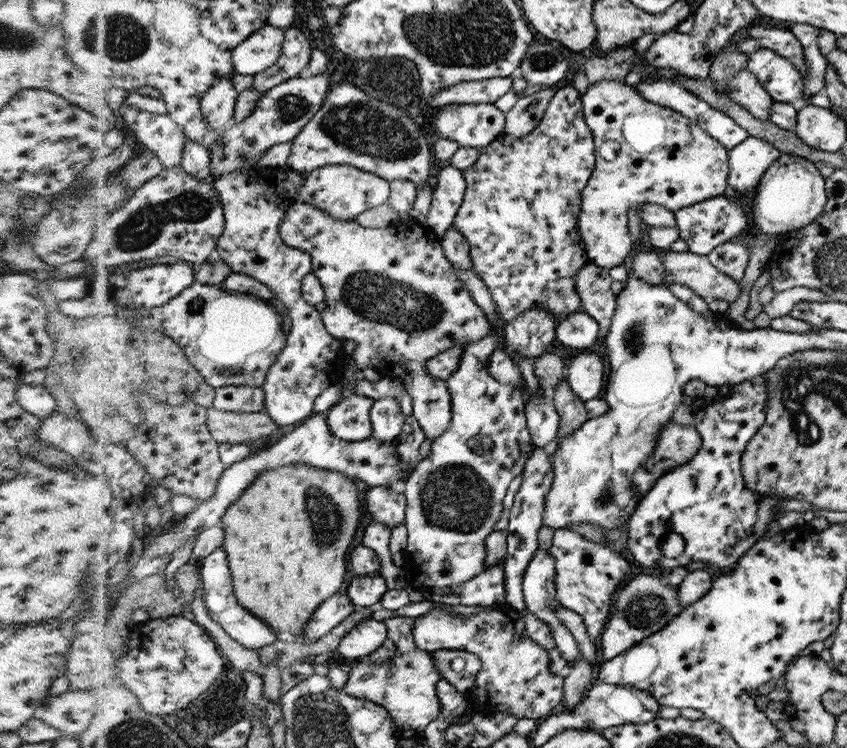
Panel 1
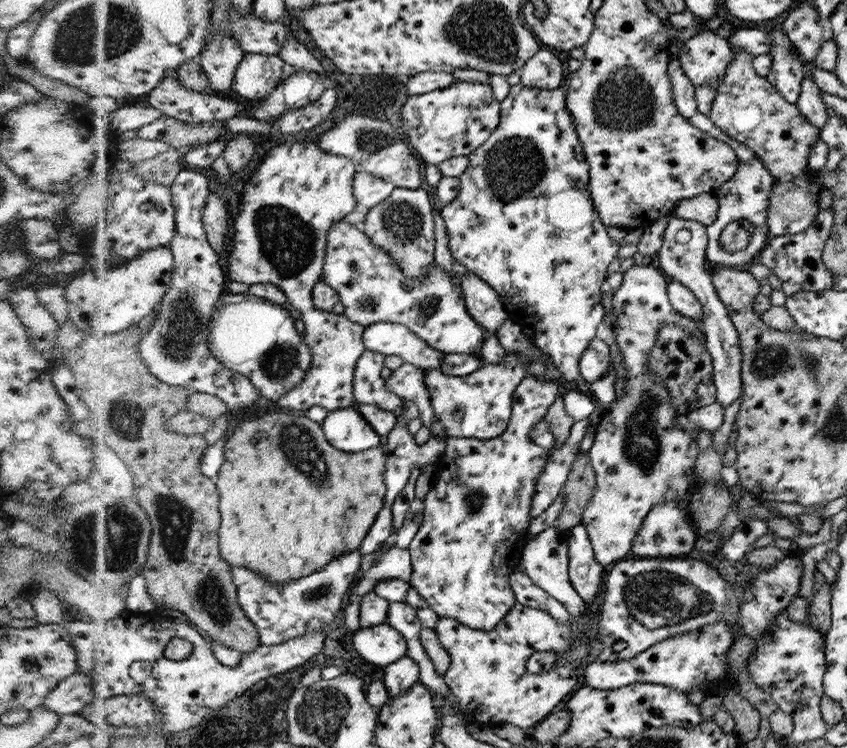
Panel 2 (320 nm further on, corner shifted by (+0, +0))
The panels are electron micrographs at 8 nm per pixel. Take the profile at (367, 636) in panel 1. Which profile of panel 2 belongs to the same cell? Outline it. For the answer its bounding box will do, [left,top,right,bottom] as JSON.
[352,622,407,667]

